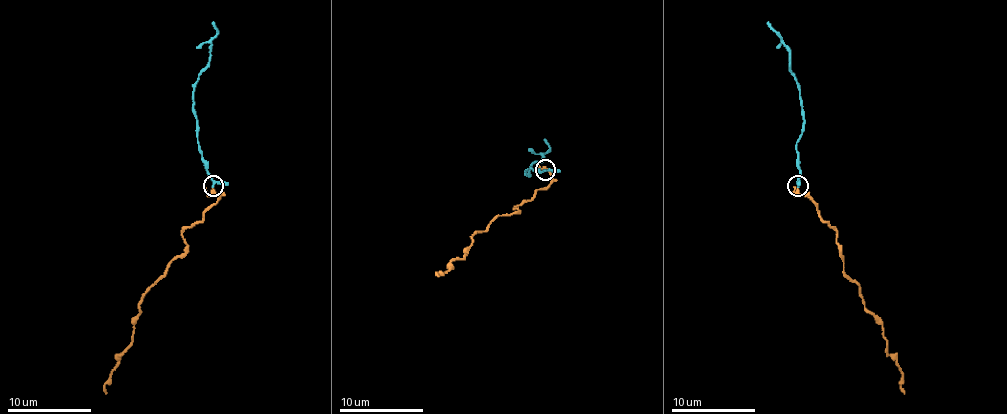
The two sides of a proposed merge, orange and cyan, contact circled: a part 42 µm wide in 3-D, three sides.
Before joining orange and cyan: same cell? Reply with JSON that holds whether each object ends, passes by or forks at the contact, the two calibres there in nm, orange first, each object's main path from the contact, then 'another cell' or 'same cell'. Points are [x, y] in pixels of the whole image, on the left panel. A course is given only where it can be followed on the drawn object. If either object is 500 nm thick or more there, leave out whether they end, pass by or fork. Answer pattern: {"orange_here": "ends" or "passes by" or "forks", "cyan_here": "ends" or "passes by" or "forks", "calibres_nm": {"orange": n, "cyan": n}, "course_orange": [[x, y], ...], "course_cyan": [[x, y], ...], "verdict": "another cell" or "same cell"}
{"orange_here": "passes by", "cyan_here": "passes by", "calibres_nm": {"orange": 200, "cyan": 160}, "course_orange": [[213, 186], [219, 199], [198, 224], [181, 232], [185, 249], [144, 295], [131, 343], [104, 385], [106, 393]], "course_cyan": [[213, 186], [198, 144], [194, 86], [204, 69], [210, 40], [217, 34], [213, 21]], "verdict": "same cell"}

